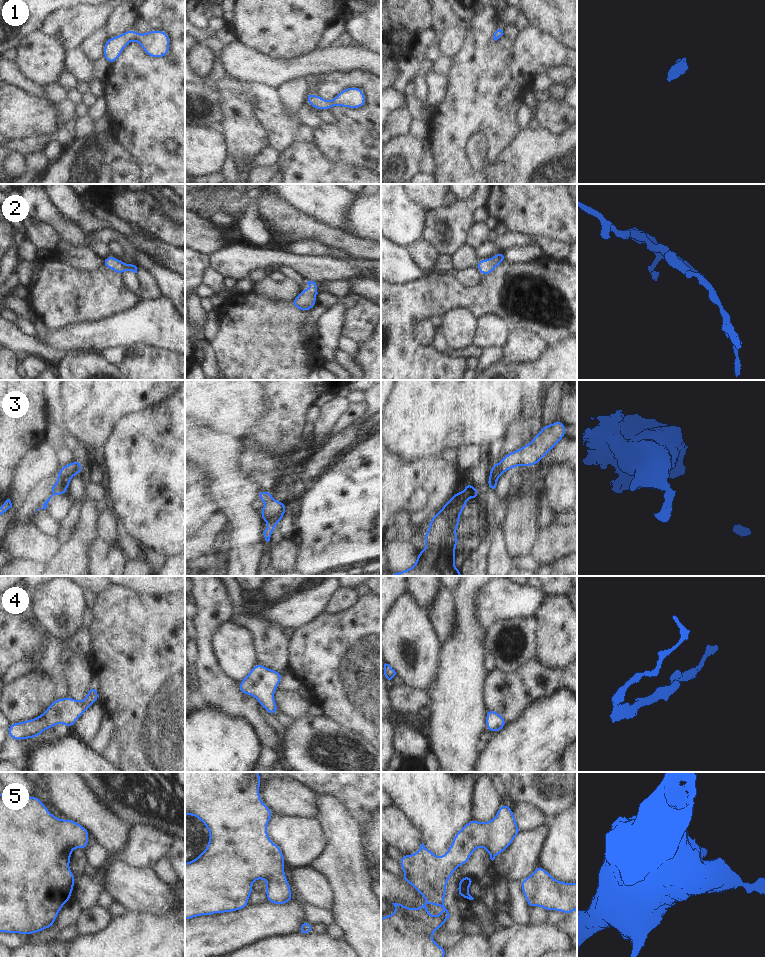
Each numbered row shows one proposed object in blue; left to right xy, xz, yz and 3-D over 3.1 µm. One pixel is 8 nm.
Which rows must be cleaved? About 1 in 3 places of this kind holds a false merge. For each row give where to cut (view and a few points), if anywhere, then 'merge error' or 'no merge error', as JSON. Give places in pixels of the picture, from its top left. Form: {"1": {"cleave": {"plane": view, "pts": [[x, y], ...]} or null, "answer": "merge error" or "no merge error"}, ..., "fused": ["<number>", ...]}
{"1": {"cleave": null, "answer": "no merge error"}, "2": {"cleave": null, "answer": "no merge error"}, "3": {"cleave": null, "answer": "no merge error"}, "4": {"cleave": null, "answer": "no merge error"}, "5": {"cleave": null, "answer": "no merge error"}, "fused": []}

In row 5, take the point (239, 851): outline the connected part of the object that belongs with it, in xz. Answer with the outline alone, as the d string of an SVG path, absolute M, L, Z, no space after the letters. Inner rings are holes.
M185 772L185 816L192 815L202 821L210 833L206 849L194 860L185 863L185 920L200 915L210 916L214 913L238 911L248 906L249 896L253 893L252 883L257 879L266 880L267 902L283 905L293 899L290 884L285 877L285 860L281 848L273 843L267 834L267 825L274 813L262 802L259 796L261 777L258 772Z

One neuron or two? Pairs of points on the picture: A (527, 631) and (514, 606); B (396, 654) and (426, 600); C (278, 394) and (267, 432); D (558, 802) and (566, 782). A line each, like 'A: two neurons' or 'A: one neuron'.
A: two neurons
B: two neurons
C: one neuron
D: one neuron

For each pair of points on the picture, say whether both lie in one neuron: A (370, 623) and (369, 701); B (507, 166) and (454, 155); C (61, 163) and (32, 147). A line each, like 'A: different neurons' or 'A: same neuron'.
A: same neuron
B: different neurons
C: different neurons

